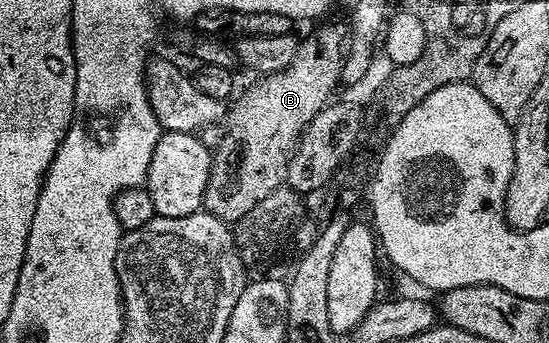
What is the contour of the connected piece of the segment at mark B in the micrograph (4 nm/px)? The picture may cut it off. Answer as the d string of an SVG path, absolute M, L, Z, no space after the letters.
M330 27L316 28L314 35L308 36L306 40L303 38L299 42L296 57L288 66L271 75L255 78L253 80L255 83L242 96L239 94L229 104L222 140L212 151L210 176L204 193L205 210L216 218L223 219L227 225L234 225L237 219L245 220L258 203L264 201L264 197L268 197L286 183L286 169L298 149L298 142L306 126L335 98L334 90L342 83L347 39L345 30L333 31Z

